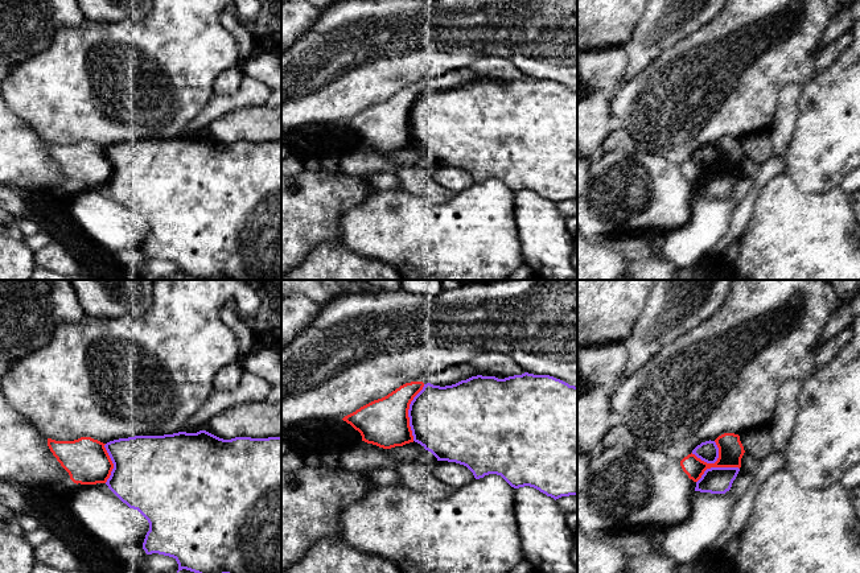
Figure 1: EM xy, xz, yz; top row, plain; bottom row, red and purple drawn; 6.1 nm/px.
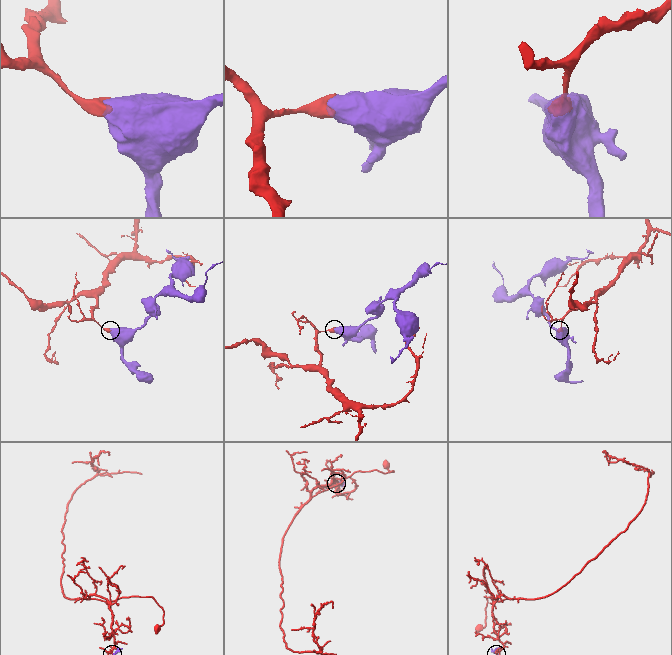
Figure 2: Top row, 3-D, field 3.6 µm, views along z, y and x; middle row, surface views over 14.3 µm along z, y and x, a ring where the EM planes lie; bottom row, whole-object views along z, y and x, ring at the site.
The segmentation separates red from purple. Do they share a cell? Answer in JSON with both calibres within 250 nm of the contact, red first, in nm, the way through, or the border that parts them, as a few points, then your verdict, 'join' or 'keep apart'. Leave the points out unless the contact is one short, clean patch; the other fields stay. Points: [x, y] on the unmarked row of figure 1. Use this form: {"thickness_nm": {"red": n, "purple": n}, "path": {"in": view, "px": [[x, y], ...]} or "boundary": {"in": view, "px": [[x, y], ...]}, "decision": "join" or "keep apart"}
{"thickness_nm": {"red": 300, "purple": 420}, "decision": "keep apart"}

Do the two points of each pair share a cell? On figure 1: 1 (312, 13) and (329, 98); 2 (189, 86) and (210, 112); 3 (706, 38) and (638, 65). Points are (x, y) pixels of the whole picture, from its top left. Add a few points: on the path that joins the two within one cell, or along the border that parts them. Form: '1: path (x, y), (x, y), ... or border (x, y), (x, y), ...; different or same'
1: border (321, 13), (295, 42); different
2: border (214, 94), (184, 127); different
3: border (682, 38), (633, 77); different

